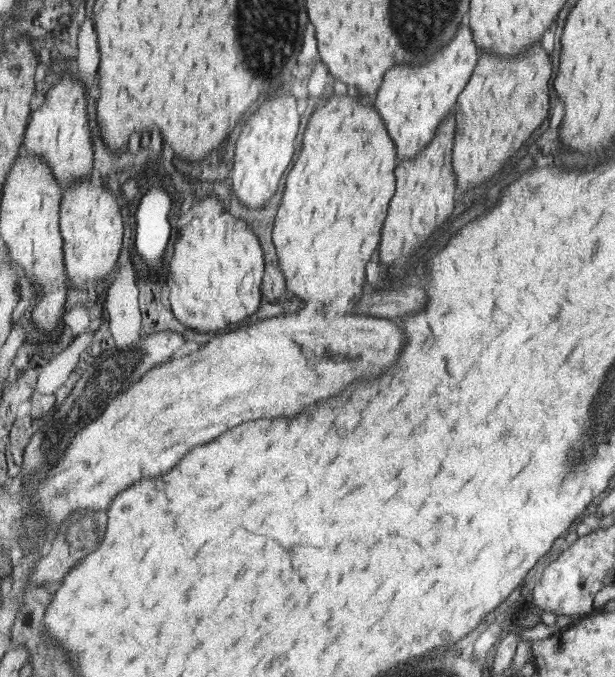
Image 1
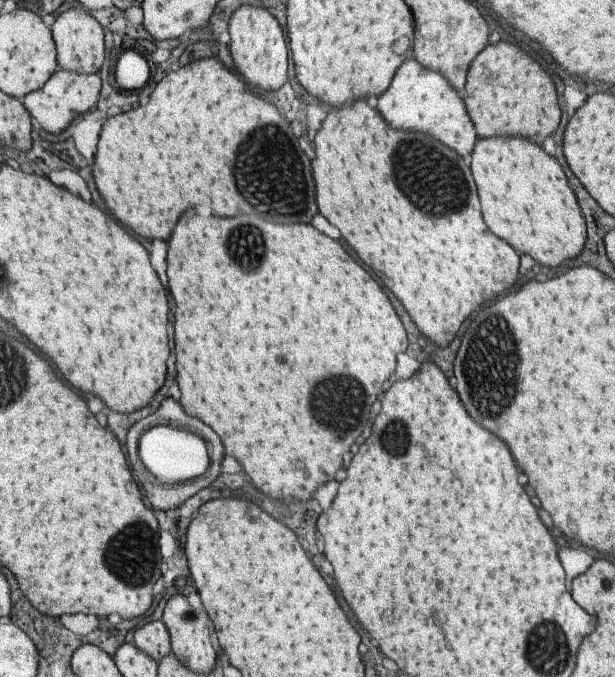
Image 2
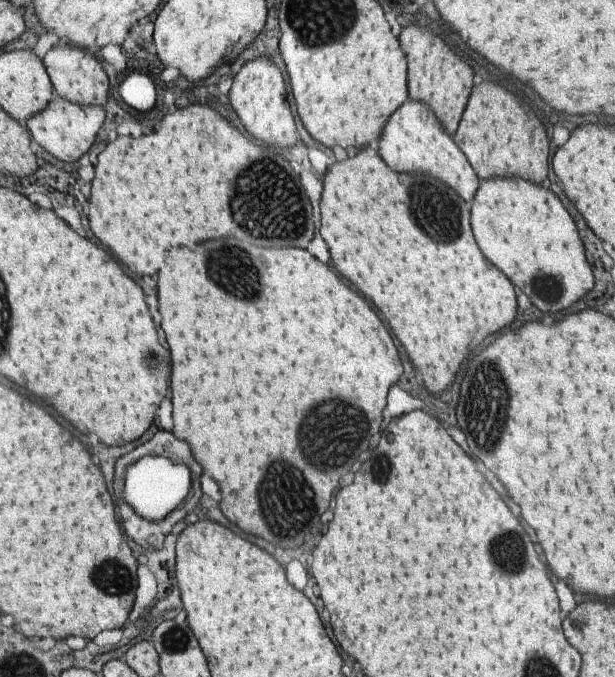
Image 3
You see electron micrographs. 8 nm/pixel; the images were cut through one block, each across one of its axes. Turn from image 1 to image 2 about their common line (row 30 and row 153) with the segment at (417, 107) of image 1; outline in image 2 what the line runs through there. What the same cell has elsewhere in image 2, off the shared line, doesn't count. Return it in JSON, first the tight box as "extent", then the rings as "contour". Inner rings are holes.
{"extent":[378,59,476,160],"contour":[[[416,59],[404,62],[404,68],[396,72],[396,84],[388,88],[388,96],[380,96],[378,106],[380,114],[396,130],[414,130],[442,141],[448,148],[456,148],[464,160],[471,160],[472,148],[476,144],[476,132],[468,116],[462,93],[448,82],[440,73],[424,68]]]}

